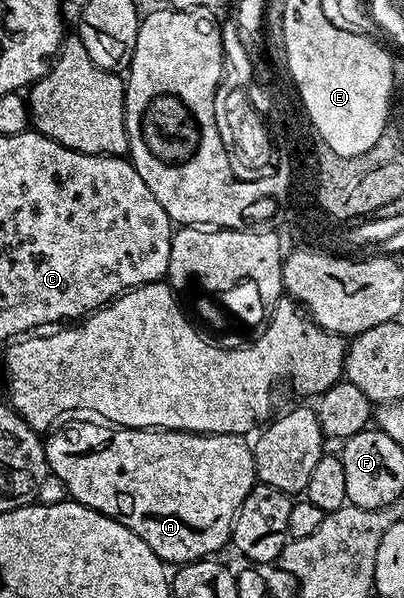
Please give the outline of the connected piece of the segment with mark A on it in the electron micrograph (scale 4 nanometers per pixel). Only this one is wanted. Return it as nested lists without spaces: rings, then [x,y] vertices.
[[[78,420],[59,432],[51,431],[45,437],[46,461],[53,476],[60,478],[66,487],[66,495],[69,499],[82,504],[85,508],[96,510],[132,530],[136,538],[140,538],[152,551],[167,565],[181,566],[190,564],[194,560],[204,560],[218,554],[222,547],[229,545],[234,531],[234,519],[248,494],[254,489],[256,477],[254,475],[254,450],[251,441],[245,435],[237,432],[225,432],[224,434],[204,434],[203,432],[170,432],[167,428],[120,428],[109,422],[95,422],[90,420]]]

